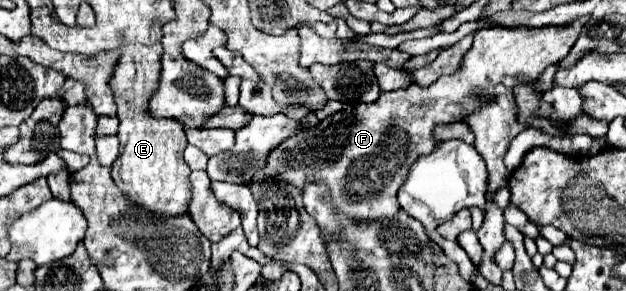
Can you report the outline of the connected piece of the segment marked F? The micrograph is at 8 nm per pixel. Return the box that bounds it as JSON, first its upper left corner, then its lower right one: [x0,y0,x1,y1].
[253,16,590,220]

